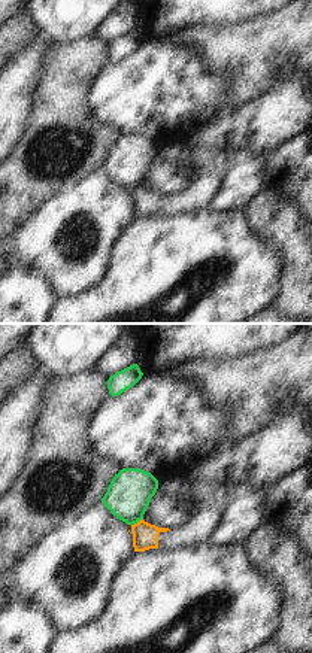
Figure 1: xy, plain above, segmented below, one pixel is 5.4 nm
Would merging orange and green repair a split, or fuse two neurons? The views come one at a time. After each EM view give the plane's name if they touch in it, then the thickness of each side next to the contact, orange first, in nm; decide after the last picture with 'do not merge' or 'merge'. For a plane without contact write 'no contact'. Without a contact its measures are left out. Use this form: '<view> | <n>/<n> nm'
xy | 140/240 nm

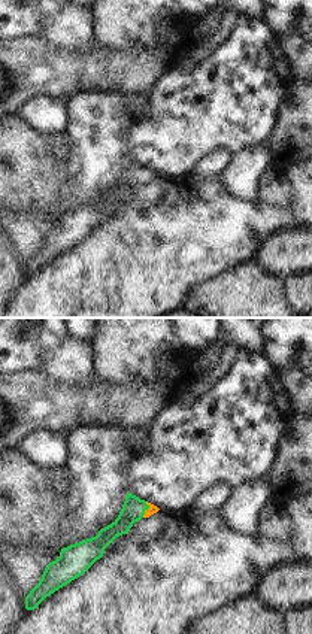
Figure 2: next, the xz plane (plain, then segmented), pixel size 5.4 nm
xz | 50/120 nm

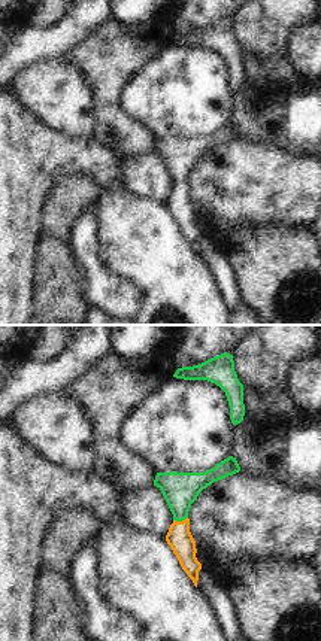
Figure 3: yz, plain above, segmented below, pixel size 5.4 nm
yz | 140/190 nm

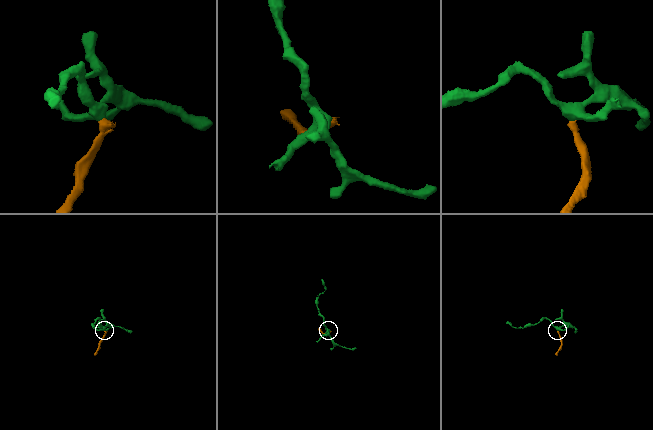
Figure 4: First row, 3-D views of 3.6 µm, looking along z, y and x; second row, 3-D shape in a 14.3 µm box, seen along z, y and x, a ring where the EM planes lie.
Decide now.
merge

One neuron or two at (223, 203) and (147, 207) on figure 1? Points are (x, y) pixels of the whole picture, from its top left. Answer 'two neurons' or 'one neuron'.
two neurons

